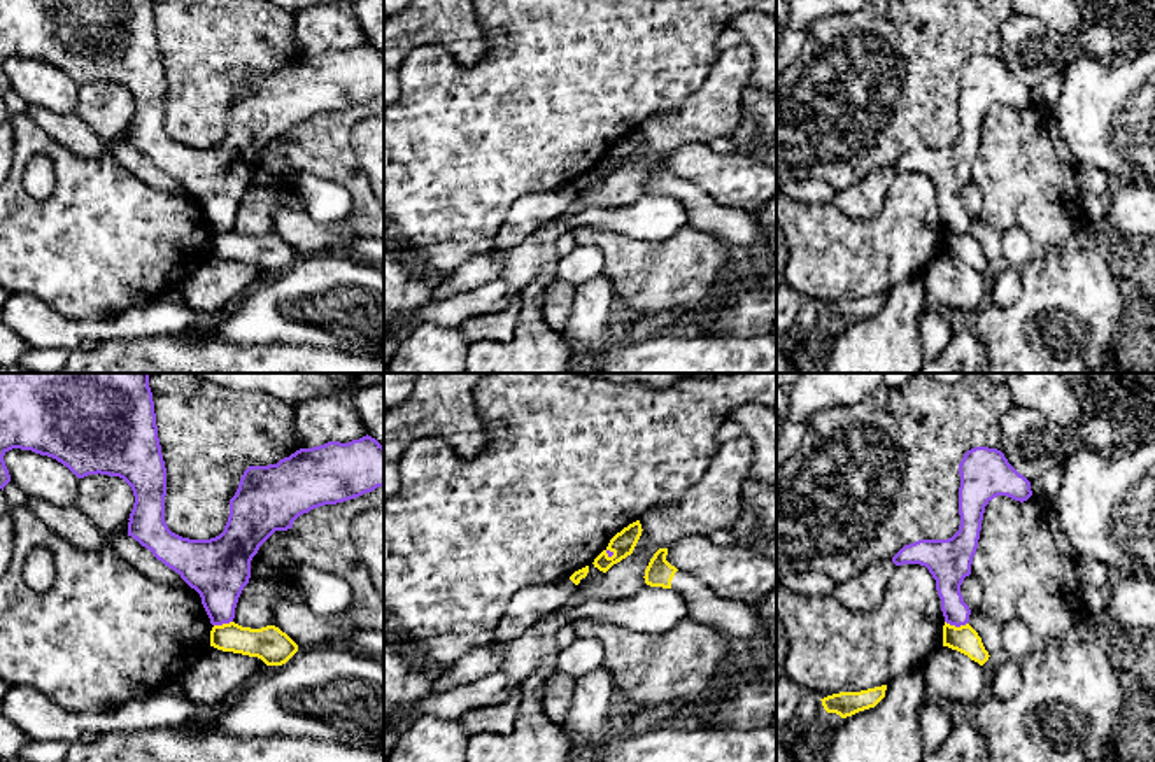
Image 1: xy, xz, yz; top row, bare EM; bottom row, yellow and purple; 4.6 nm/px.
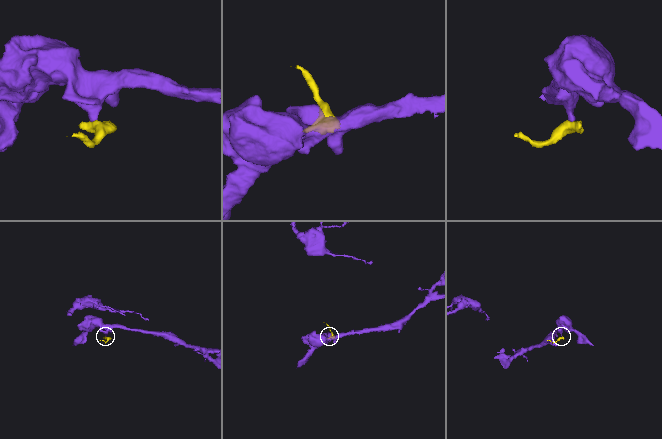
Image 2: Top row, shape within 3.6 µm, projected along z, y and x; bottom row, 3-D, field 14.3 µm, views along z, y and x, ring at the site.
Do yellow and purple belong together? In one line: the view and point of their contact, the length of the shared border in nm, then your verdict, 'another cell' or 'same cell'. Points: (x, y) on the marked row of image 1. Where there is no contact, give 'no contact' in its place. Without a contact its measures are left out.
yz (954, 626) | 110 nm | another cell

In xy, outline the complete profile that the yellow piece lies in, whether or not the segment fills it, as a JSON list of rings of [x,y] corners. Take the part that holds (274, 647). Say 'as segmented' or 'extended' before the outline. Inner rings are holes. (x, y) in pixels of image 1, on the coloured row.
as segmented; [[[235,622],[214,625],[210,631],[210,646],[258,657],[266,666],[282,666],[298,652],[298,645],[275,625],[251,629]]]

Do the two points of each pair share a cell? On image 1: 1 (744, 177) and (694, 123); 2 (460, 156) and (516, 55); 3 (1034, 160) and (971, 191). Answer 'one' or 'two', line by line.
1: two
2: one
3: two

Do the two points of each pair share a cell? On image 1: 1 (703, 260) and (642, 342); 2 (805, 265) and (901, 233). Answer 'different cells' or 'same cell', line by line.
1: different cells
2: same cell

